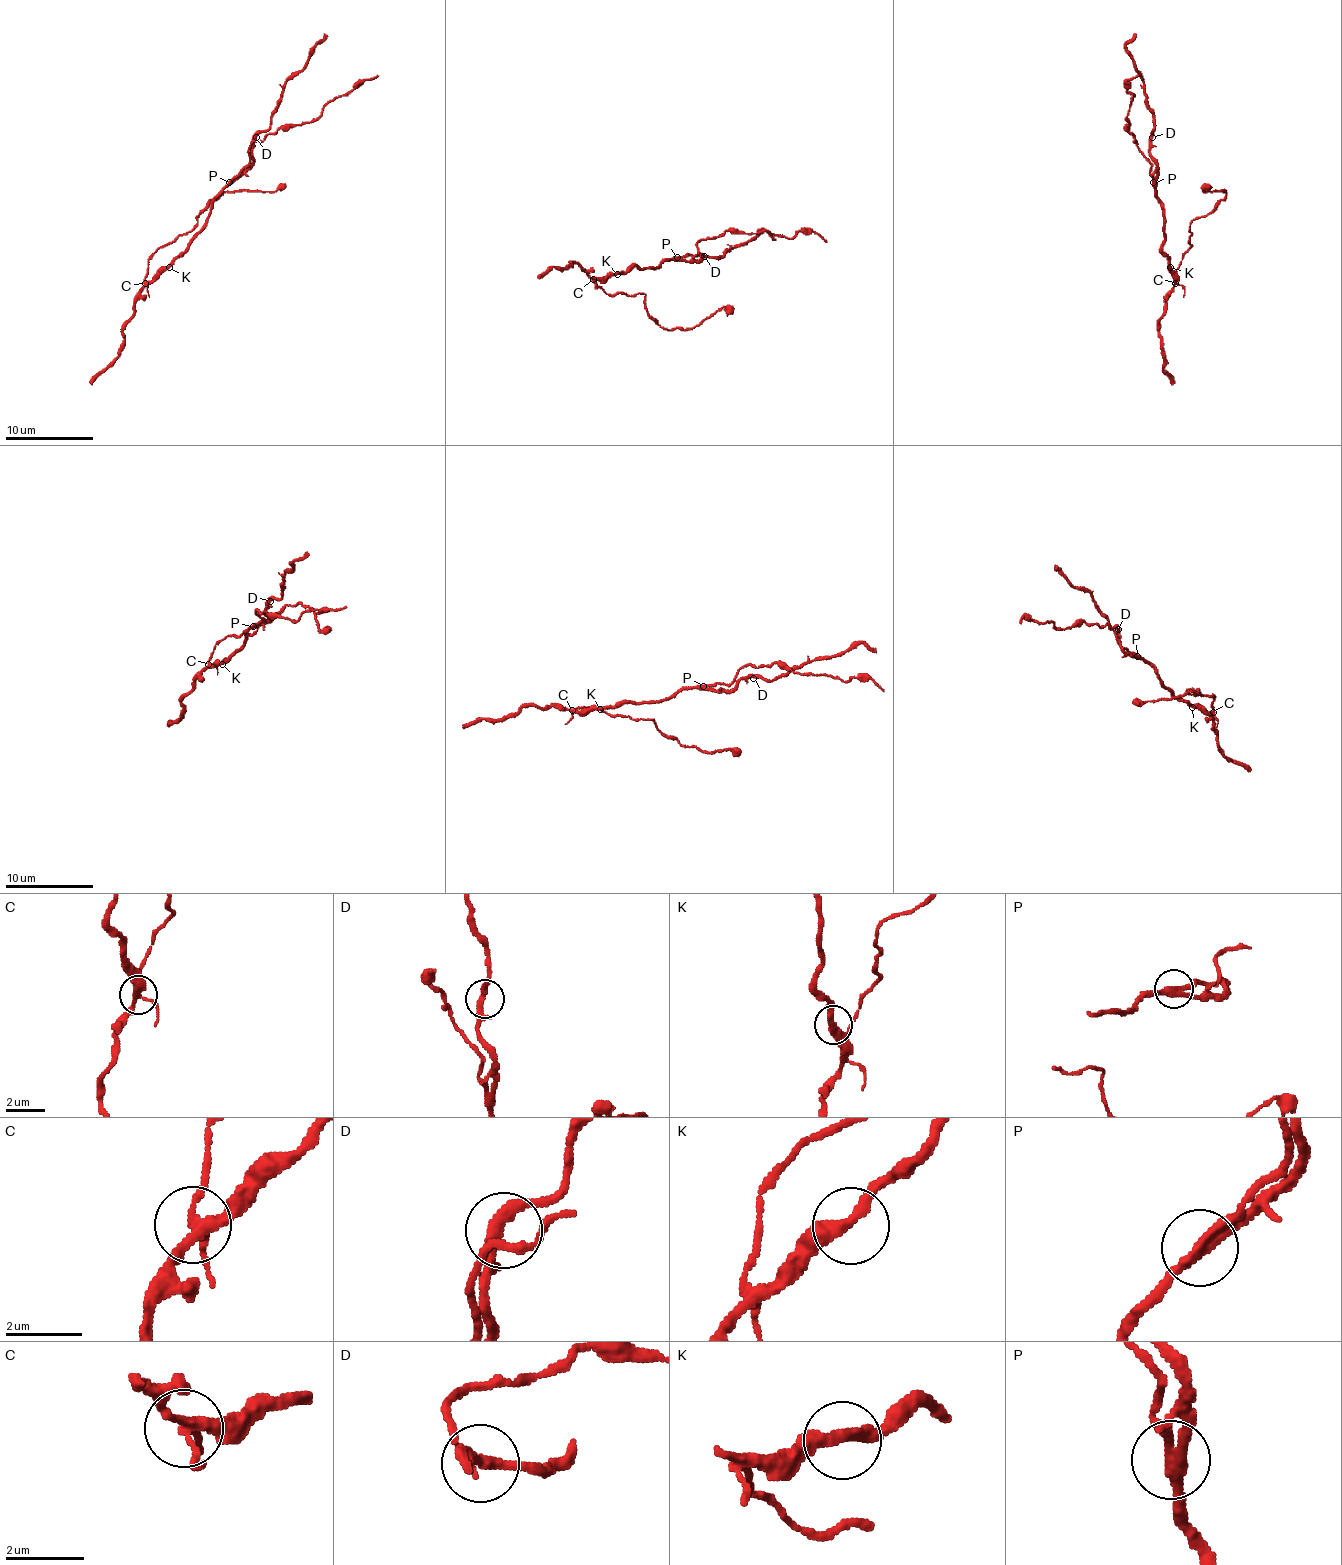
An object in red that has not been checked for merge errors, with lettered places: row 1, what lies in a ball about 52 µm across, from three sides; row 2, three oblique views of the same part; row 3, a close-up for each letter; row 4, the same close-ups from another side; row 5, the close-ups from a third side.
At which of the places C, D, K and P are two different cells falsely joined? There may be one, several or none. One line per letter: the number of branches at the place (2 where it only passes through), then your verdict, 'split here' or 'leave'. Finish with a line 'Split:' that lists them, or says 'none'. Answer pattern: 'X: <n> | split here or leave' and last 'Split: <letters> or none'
C: 4 | split here
D: 3 | leave
K: 2 | leave
P: 3 | split here
Split: C, P

